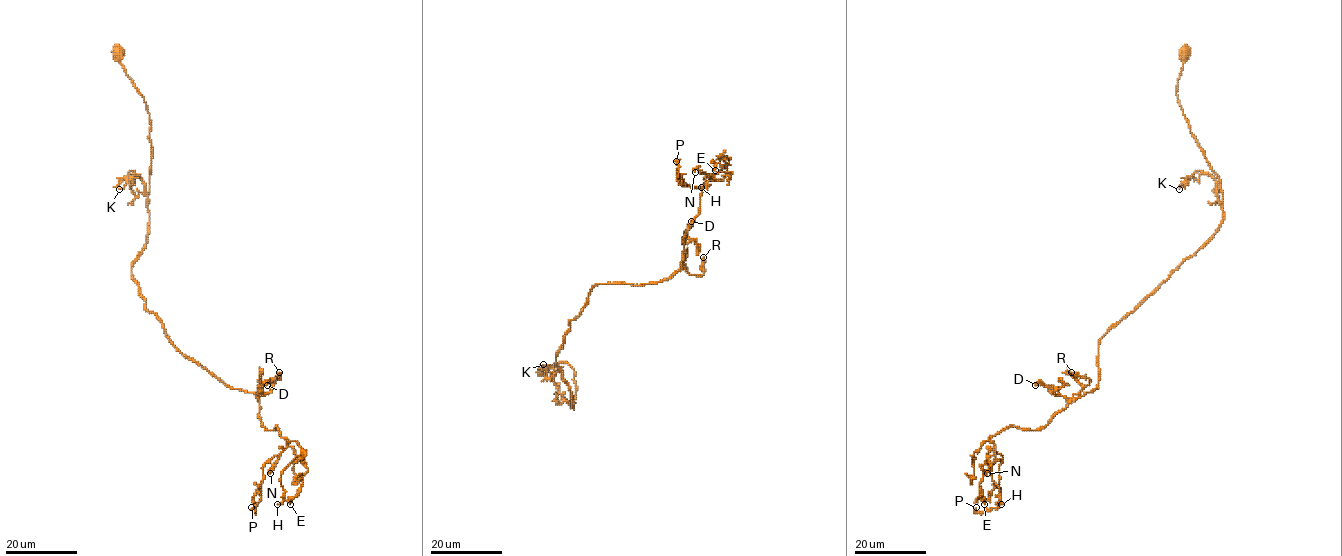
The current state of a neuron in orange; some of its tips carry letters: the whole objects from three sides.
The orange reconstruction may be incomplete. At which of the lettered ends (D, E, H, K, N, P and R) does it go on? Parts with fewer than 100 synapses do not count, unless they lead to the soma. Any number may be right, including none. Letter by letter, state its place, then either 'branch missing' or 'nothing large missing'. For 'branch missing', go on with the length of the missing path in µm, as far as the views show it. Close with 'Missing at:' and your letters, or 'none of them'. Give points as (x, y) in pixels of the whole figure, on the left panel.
D: place (267, 385); nothing large missing
E: place (290, 504); nothing large missing
H: place (277, 504); nothing large missing
K: place (119, 189); nothing large missing
N: place (270, 473); nothing large missing
P: place (251, 507); nothing large missing
R: place (279, 372); nothing large missing
Missing at: none of them

